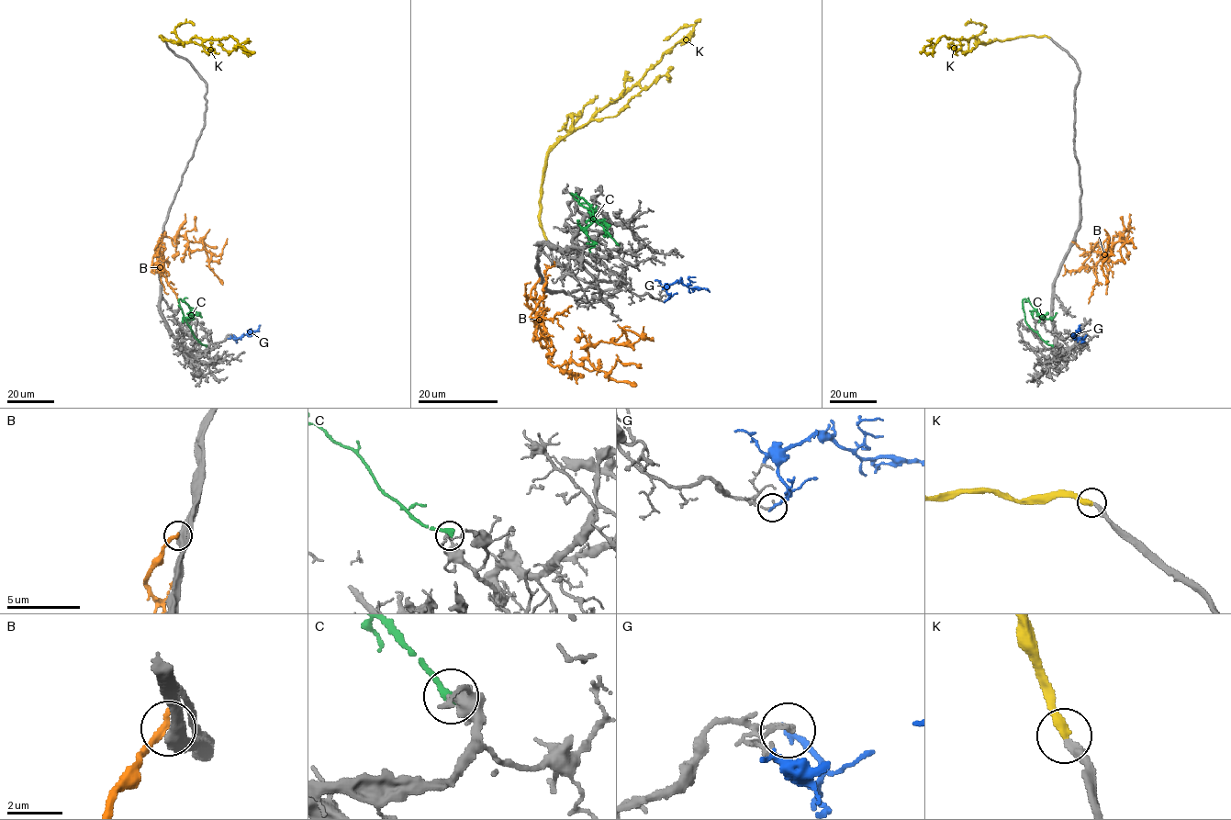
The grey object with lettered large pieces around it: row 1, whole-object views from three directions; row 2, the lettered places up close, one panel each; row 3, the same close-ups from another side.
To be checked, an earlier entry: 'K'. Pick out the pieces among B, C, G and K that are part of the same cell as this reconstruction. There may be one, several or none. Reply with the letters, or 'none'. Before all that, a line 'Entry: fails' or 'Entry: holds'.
Entry: holds
K

